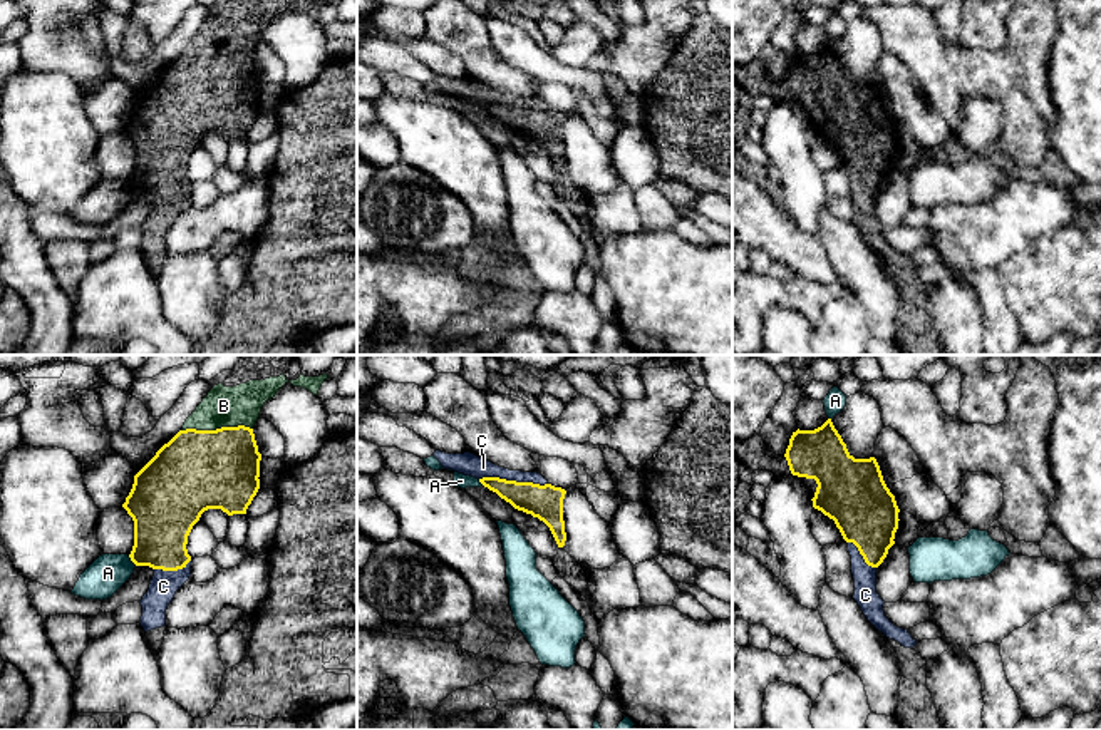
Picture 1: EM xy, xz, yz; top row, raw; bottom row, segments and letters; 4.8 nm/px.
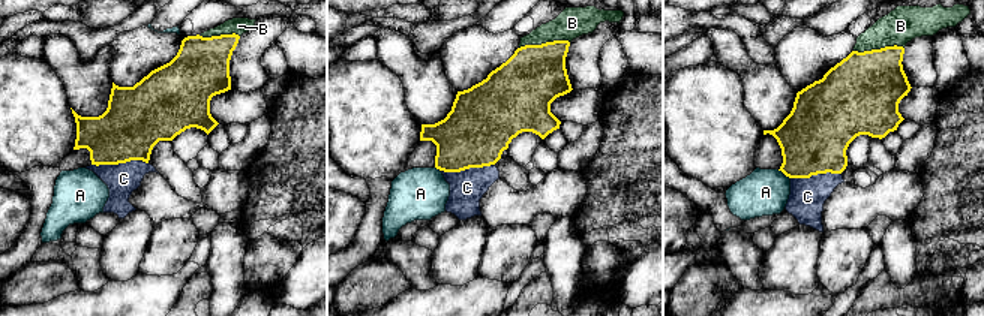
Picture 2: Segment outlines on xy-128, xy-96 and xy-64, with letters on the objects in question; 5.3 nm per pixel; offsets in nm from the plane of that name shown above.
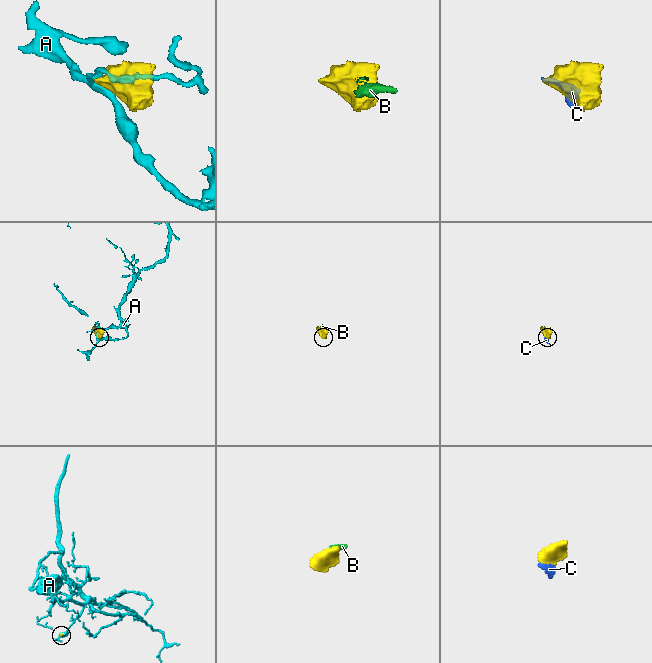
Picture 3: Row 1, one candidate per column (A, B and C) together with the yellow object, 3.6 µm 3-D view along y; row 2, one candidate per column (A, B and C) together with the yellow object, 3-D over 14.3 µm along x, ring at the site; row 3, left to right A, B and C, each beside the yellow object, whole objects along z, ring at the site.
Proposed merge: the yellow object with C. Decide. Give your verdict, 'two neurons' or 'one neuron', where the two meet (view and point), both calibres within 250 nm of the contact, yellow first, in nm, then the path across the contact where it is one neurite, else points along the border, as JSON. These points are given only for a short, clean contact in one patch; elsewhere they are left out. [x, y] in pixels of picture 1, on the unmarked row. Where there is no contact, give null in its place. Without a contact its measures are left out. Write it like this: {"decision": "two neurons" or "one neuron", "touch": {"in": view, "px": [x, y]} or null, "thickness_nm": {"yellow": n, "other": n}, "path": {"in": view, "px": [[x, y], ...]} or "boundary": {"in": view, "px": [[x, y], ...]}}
{"decision": "one neuron", "touch": {"in": "xz", "px": [513, 106]}, "thickness_nm": {"yellow": 160, "other": 110}}

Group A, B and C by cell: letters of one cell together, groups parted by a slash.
A / B C

